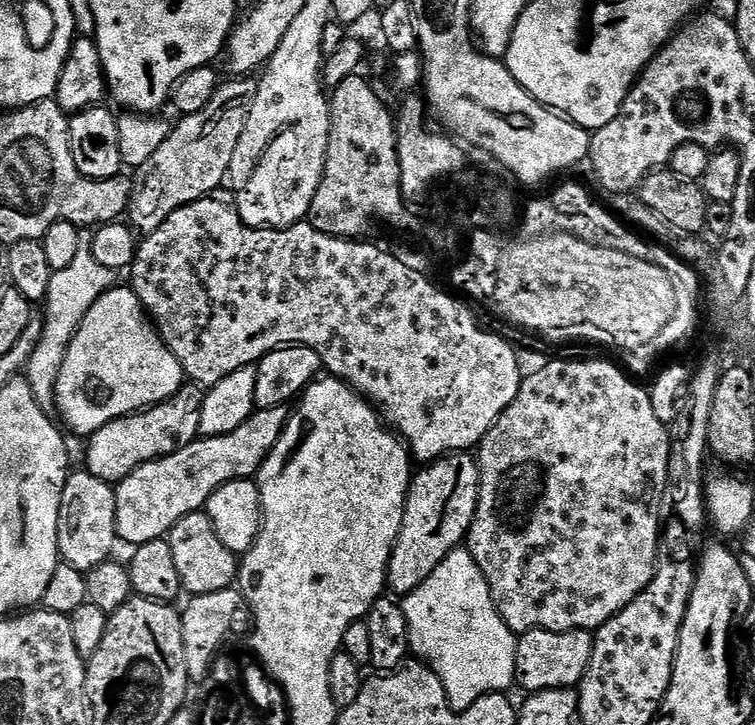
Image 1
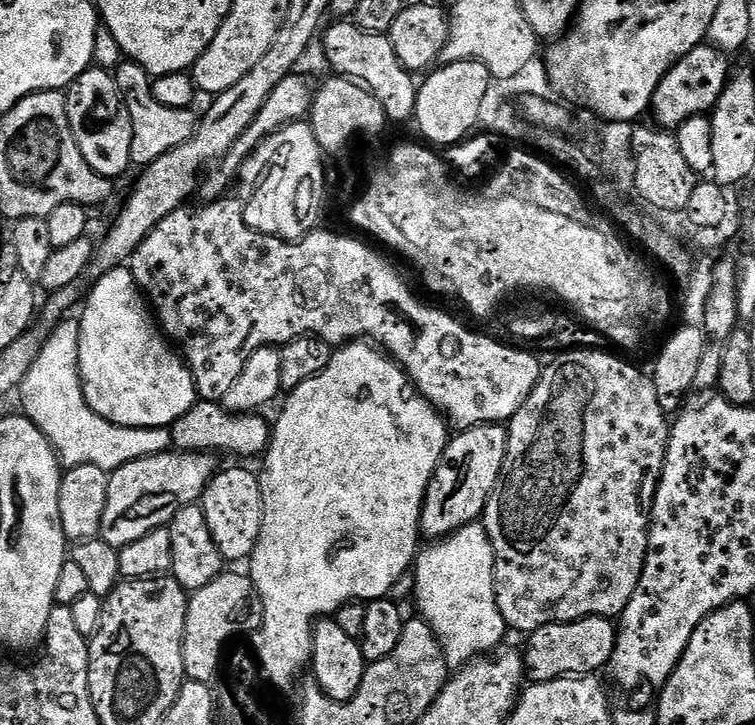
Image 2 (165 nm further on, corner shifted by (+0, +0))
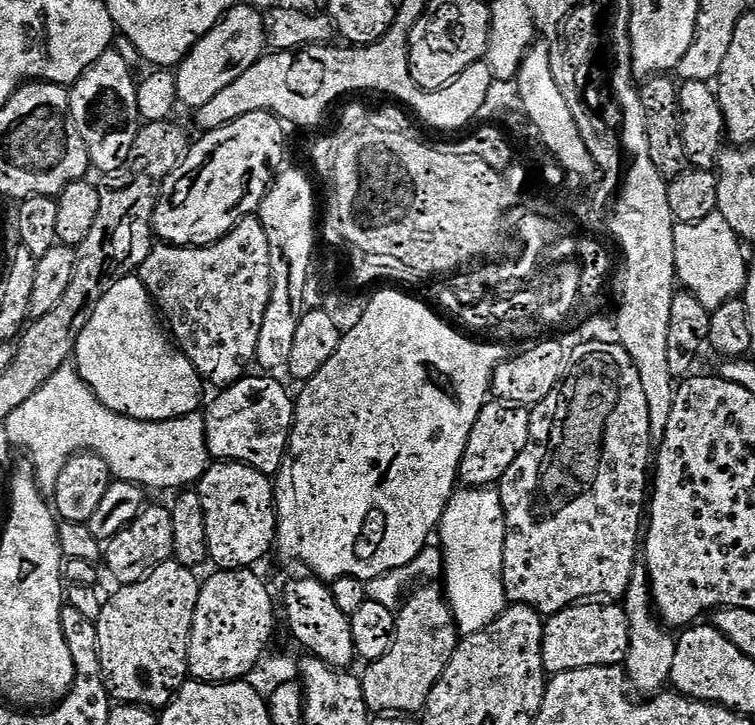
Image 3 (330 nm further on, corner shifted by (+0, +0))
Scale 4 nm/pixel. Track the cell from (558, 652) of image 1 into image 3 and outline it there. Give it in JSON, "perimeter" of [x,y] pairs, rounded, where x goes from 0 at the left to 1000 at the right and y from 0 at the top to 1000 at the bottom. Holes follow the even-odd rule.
{"perimeter":[[[764,830],[725,851],[718,902],[726,930],[771,924],[781,919],[825,917],[832,909],[834,863],[825,837],[816,830]]]}

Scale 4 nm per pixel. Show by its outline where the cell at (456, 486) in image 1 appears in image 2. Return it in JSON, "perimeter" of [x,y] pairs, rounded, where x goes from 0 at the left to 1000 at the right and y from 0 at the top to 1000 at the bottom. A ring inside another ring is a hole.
{"perimeter":[[[637,585],[613,592],[604,600],[587,623],[560,692],[556,731],[558,738],[570,748],[588,743],[612,726],[629,721],[640,710],[666,655],[673,626],[673,596],[669,586]]]}

